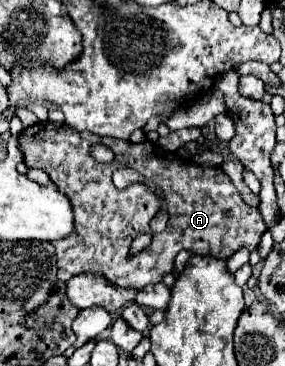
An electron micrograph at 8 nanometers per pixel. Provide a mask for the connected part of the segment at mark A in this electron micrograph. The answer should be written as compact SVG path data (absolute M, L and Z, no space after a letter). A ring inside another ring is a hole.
M38 121L36 125L24 129L18 135L20 141L20 151L24 155L24 163L30 169L42 169L48 173L48 177L52 179L52 183L58 187L60 193L64 193L72 205L74 211L74 231L58 241L52 241L52 245L56 247L56 259L58 259L58 279L60 281L68 281L74 275L86 273L86 271L100 271L104 273L104 277L124 289L142 289L150 283L160 283L162 277L166 273L172 273L174 269L174 257L186 249L190 253L196 255L210 255L216 259L228 259L234 251L246 247L248 251L256 251L262 233L266 231L266 223L260 215L260 211L256 207L250 207L242 201L240 193L236 191L236 187L232 185L232 181L228 179L228 175L218 167L202 167L196 165L190 159L182 159L176 153L166 153L164 149L160 149L158 145L144 141L144 143L130 143L130 141L118 141L118 139L110 139L110 137L98 137L94 133L86 133L86 131L74 131L68 125L58 125L52 121ZM102 143L106 147L112 149L114 153L114 161L112 163L96 163L90 155L90 147ZM122 167L130 167L136 169L138 173L142 173L146 179L156 181L166 197L168 203L168 229L162 233L154 233L152 237L152 245L148 249L144 249L140 255L136 257L128 257L130 247L134 237L138 233L150 233L150 219L156 215L158 207L160 207L160 199L150 193L146 189L146 185L134 183L126 189L116 189L112 183L112 173L122 169Z

